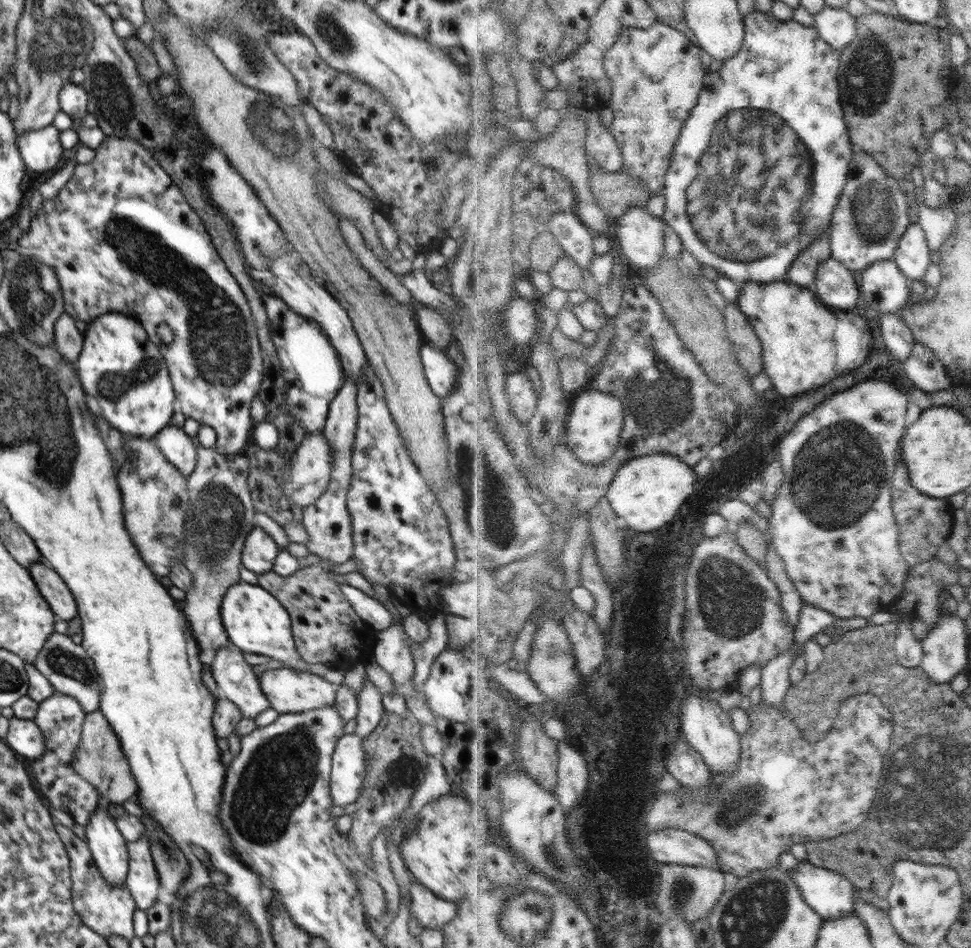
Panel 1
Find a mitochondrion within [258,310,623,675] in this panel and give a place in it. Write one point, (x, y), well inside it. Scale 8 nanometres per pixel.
(497, 508)

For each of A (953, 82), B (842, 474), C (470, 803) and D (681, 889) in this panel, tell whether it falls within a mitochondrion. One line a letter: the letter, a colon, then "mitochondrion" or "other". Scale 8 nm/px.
A: other
B: mitochondrion
C: other
D: mitochondrion

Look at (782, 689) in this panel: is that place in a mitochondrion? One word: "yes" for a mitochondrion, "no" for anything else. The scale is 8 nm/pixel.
no

